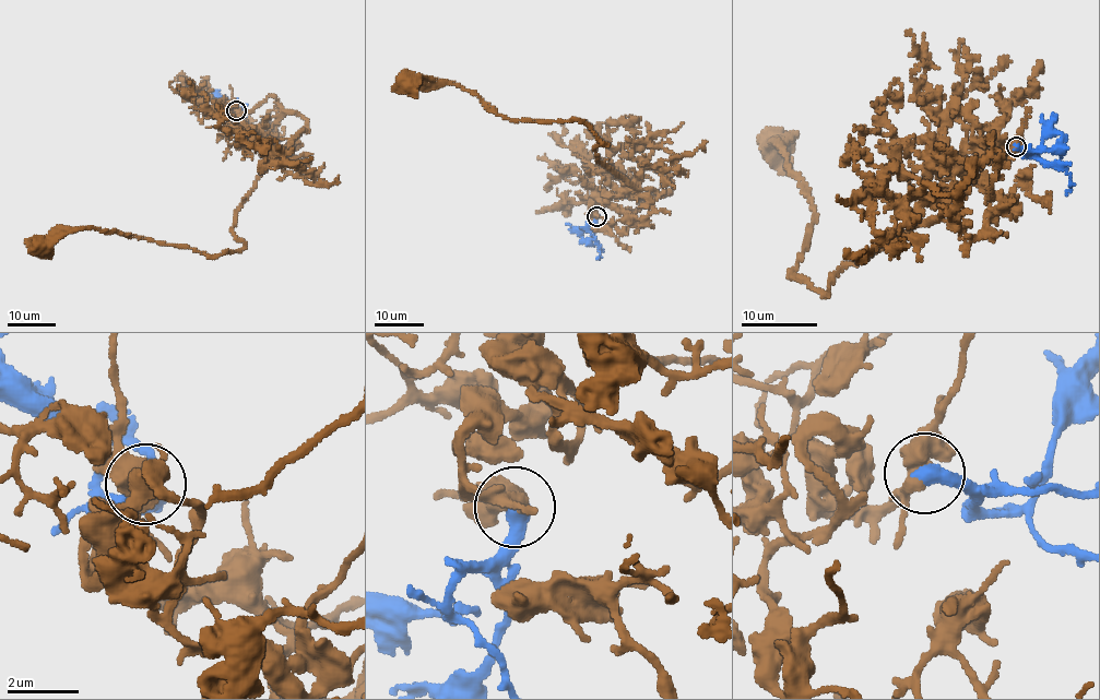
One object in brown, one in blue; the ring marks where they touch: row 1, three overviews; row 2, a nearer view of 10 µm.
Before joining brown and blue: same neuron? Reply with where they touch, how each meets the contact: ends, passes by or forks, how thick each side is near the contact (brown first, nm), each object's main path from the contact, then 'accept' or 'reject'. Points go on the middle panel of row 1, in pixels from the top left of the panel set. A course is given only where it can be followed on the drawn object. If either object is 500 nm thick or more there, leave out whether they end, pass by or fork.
(596, 216) | 400/500 nm | brown via (595, 215), (600, 190), (670, 192), (599, 161), (607, 145), (577, 119), (503, 118), (473, 91), (406, 80) | blue via (595, 216), (588, 227), (599, 249), (598, 258) | accept

